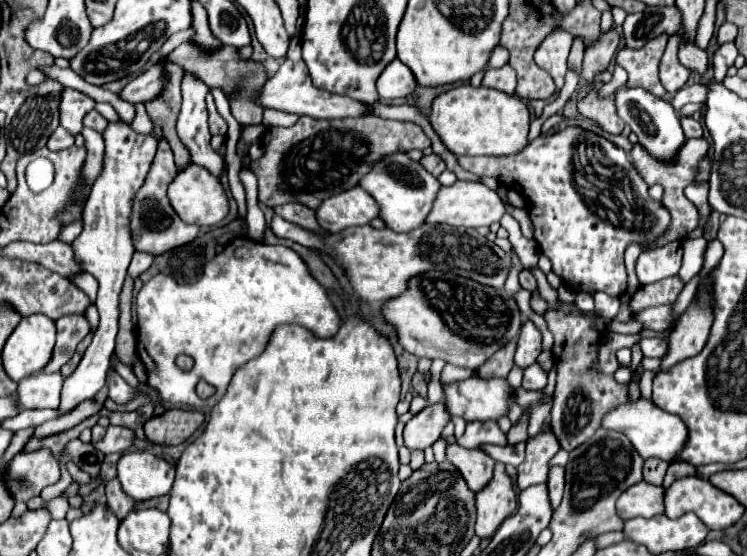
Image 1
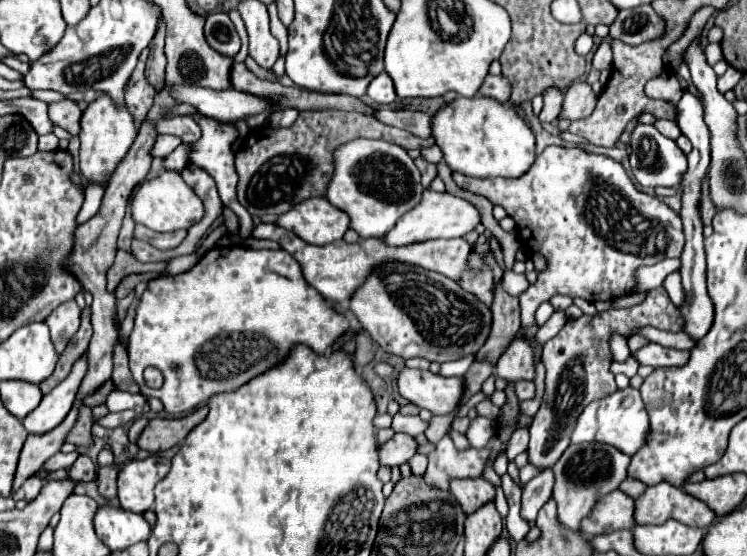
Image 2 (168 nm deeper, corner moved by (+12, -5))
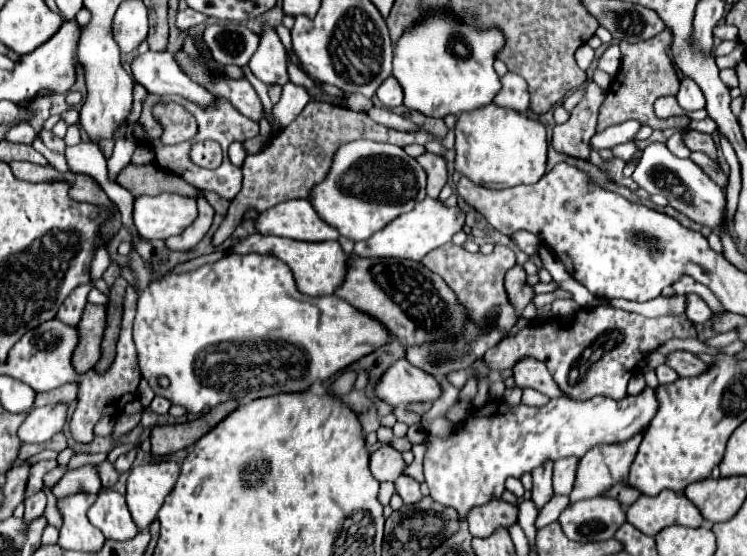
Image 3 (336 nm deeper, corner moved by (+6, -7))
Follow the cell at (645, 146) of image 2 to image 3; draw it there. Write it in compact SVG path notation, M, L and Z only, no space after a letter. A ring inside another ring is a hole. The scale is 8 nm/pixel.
M654 141L654 143L646 145L644 155L632 173L632 179L646 193L664 195L674 209L682 211L684 215L688 215L690 219L694 219L696 223L700 223L704 227L718 229L724 221L724 209L726 209L724 189L720 185L716 185L694 161L678 159L676 155L672 155L670 149L666 147L666 143Z

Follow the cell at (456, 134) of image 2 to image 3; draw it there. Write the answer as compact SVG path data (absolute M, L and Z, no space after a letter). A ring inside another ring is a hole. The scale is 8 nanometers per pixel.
M494 103L470 111L460 113L456 127L456 161L454 169L466 175L470 181L482 187L516 187L516 185L532 185L546 171L546 129L540 121L526 117L524 113L502 109Z

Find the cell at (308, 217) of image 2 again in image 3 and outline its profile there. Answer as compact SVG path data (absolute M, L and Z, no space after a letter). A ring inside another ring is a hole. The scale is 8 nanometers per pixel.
M308 199L284 201L260 213L256 229L266 235L280 235L298 241L334 241L340 237L338 229L318 219L318 213Z

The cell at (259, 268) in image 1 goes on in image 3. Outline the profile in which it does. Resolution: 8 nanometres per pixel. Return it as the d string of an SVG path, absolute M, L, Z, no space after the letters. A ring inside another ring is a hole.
M228 253L196 271L168 275L162 281L150 283L140 293L134 319L134 343L142 377L156 395L166 397L172 405L186 407L188 413L202 413L228 399L240 403L246 395L268 397L306 391L314 383L326 381L336 371L386 345L388 339L388 331L376 319L354 309L340 297L306 297L298 293L290 267L276 257L258 253ZM160 375L170 379L168 389L158 385Z

